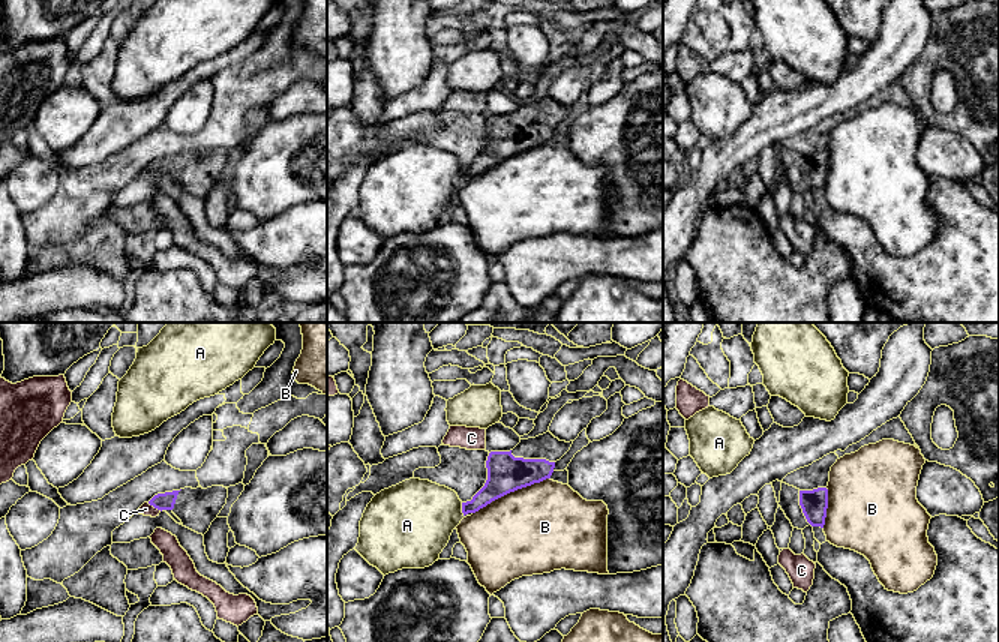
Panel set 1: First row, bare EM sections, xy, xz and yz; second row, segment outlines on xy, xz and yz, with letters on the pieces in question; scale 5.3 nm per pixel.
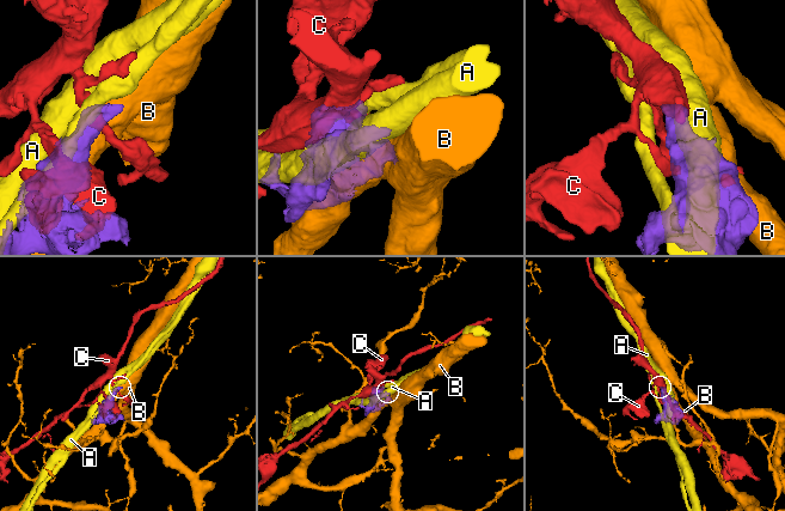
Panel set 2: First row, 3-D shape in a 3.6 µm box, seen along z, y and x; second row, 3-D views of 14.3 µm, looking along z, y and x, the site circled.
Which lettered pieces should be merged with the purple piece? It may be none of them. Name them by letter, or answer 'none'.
none

